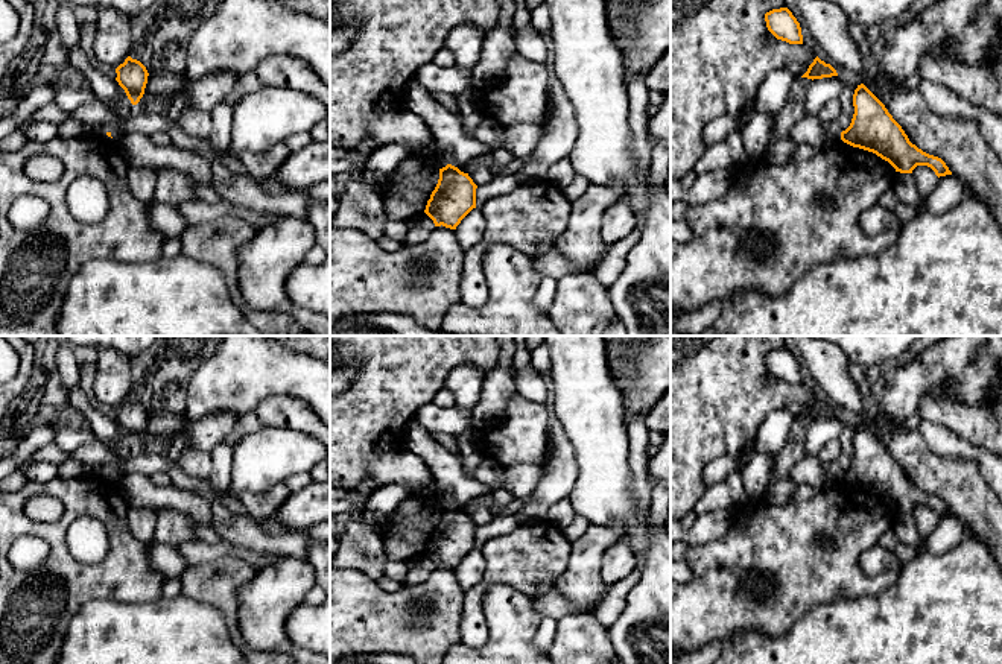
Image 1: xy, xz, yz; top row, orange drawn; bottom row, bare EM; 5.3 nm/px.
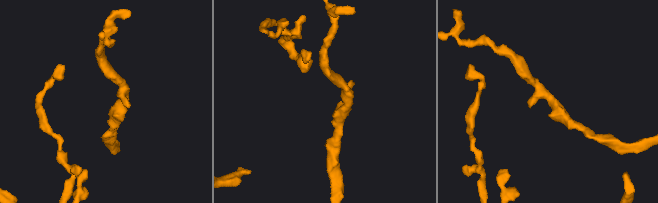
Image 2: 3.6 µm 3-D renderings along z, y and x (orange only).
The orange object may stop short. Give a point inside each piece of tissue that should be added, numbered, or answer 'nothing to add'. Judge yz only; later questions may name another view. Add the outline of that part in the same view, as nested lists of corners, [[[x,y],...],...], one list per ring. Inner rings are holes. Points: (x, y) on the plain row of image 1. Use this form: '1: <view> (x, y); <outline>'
nothing to add

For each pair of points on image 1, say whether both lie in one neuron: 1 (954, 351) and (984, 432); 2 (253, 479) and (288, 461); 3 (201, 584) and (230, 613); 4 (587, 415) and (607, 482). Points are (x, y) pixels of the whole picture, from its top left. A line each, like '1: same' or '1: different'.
1: different
2: same
3: same
4: same

